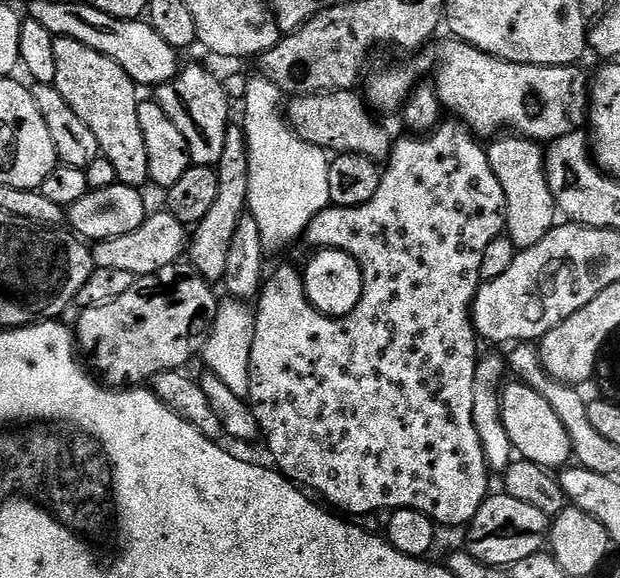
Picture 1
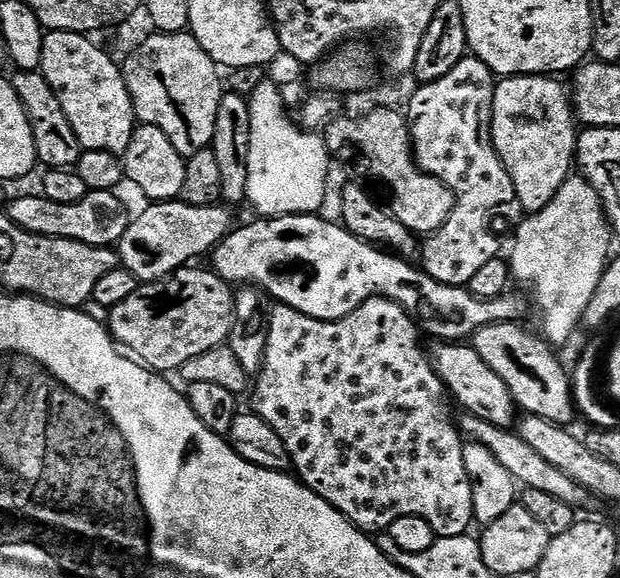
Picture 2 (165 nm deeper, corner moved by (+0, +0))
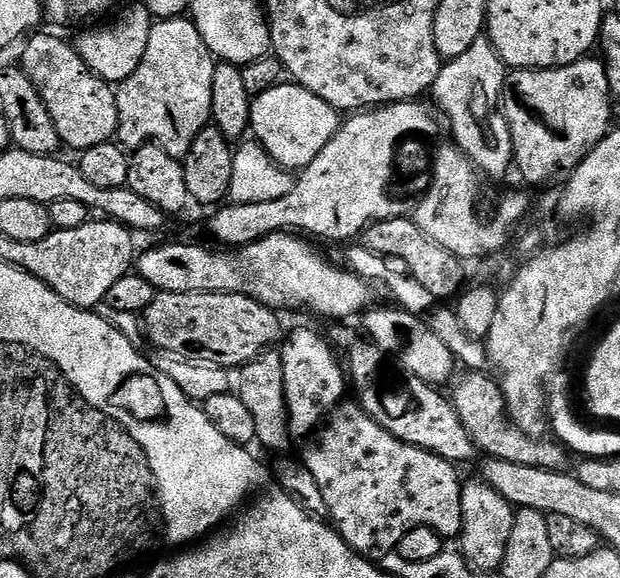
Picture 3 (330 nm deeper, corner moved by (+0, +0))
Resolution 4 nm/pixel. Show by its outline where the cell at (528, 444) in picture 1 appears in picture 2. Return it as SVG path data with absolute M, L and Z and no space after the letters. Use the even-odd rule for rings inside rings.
M440 342L435 346L436 349L431 349L430 359L448 389L449 397L455 403L457 400L469 416L482 418L499 428L512 428L518 409L512 403L510 390L506 390L506 382L502 382L502 378L498 378L498 374L494 374L494 370L490 370L490 366L482 362L482 358L478 358L475 347L464 342Z

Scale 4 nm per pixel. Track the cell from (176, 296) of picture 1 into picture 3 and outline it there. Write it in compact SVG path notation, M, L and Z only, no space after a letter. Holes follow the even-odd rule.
M157 292L154 300L142 313L142 332L146 340L148 336L152 348L170 350L180 356L209 364L243 366L255 356L260 356L281 343L280 320L276 316L279 315L262 302L237 292Z

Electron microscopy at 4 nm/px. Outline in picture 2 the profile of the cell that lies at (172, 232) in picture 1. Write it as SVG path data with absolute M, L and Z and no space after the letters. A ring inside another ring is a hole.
M177 198L174 200L161 200L147 205L148 209L140 217L133 219L128 225L126 234L122 234L118 245L119 263L130 273L136 276L141 282L151 282L160 280L168 276L171 272L191 265L199 256L207 257L212 249L232 231L234 221L227 207L217 206L214 208L199 208L190 206L183 200Z

